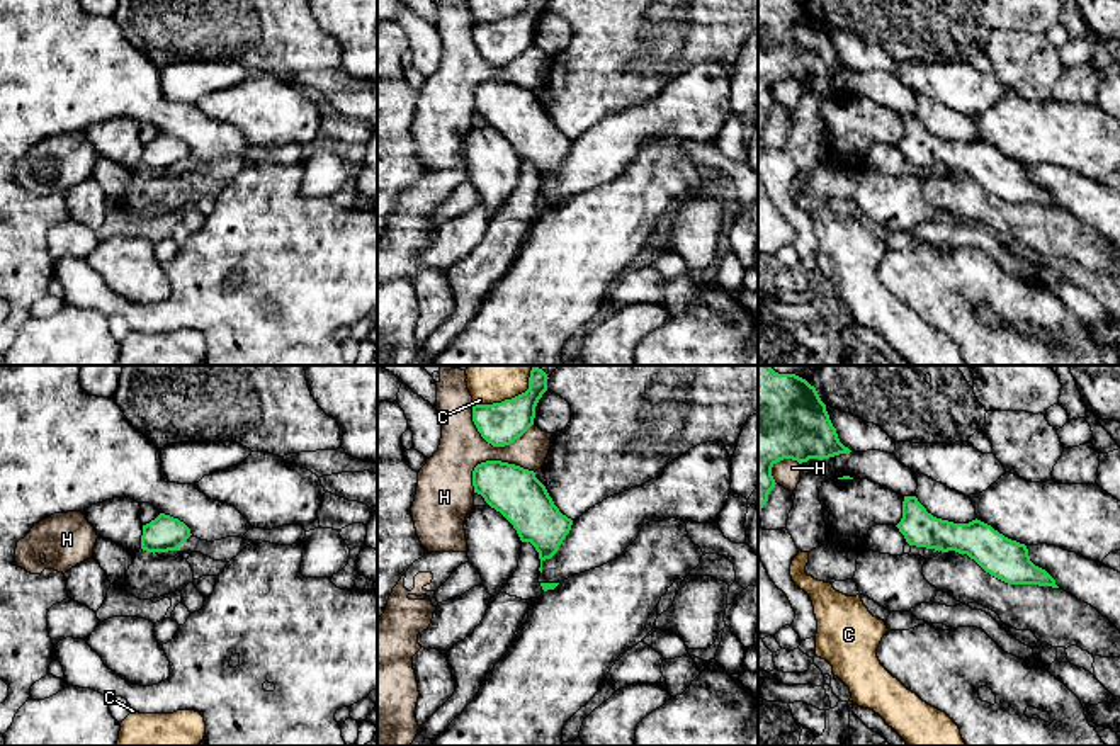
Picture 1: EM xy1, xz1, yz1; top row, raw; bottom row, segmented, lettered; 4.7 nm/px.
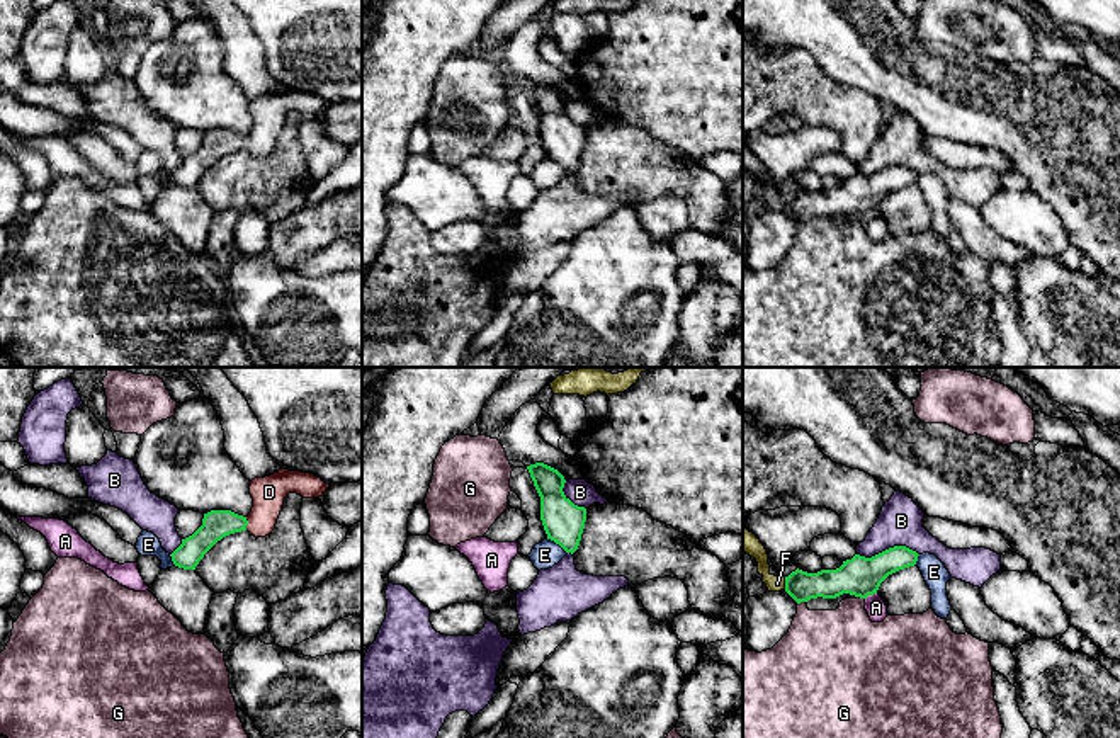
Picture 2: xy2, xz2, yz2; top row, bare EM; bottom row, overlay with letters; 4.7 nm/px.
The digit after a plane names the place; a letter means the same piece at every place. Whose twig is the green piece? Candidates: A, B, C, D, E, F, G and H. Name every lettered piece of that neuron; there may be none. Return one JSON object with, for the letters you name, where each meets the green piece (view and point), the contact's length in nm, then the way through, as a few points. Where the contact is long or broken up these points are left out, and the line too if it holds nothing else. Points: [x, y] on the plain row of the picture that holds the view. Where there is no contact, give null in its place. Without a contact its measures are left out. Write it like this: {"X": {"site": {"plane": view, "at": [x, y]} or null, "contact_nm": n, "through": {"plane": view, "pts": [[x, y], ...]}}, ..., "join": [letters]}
{"D": {"site": {"plane": "xy2", "at": [247, 143]}, "contact_nm": 60, "through": {"plane": "xy2", "pts": [[216, 143], [247, 143], [267, 123], [269, 111]]}}, "join": ["D"]}

